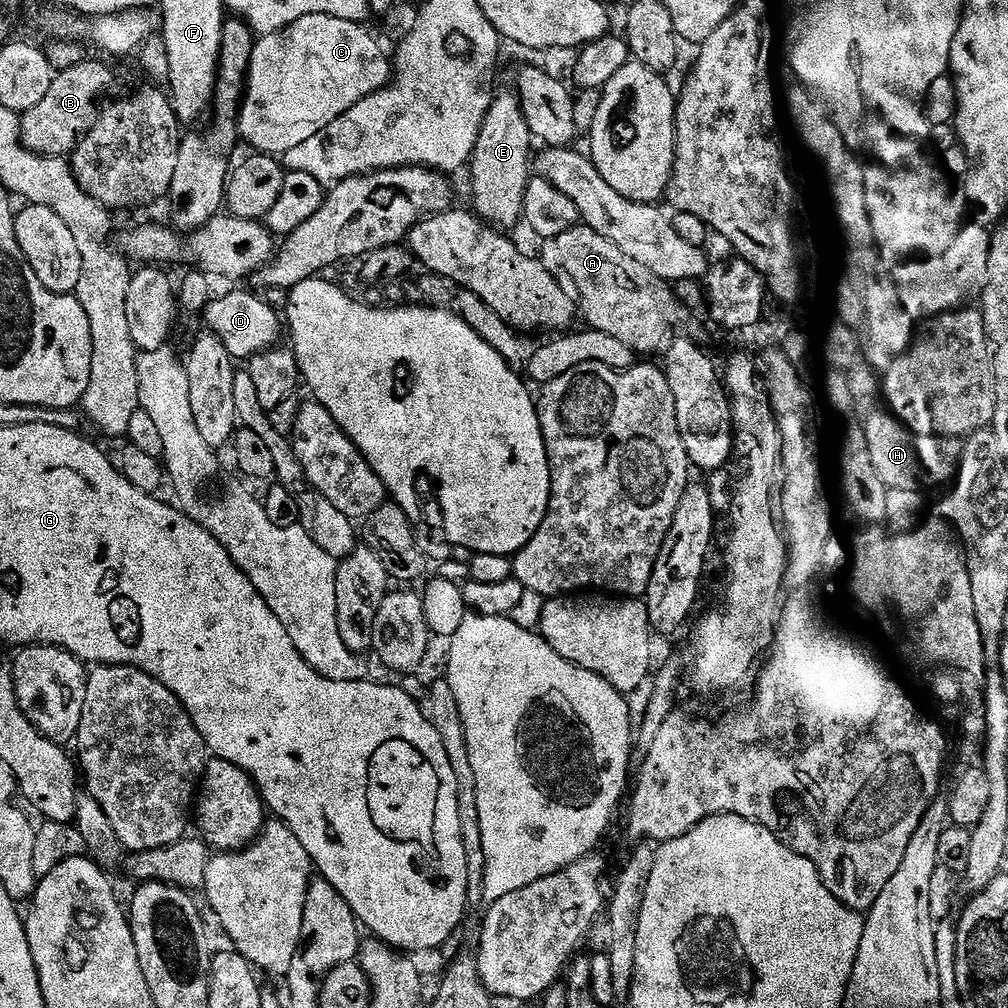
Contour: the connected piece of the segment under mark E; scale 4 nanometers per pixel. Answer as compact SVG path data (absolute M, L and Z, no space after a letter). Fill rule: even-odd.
M509 92L491 97L470 161L471 211L485 224L497 230L509 230L508 228L514 227L516 223L521 223L524 214L524 191L530 179L530 153L533 151L532 144L534 145L532 131L530 126L526 126L526 118L520 110L520 101Z

